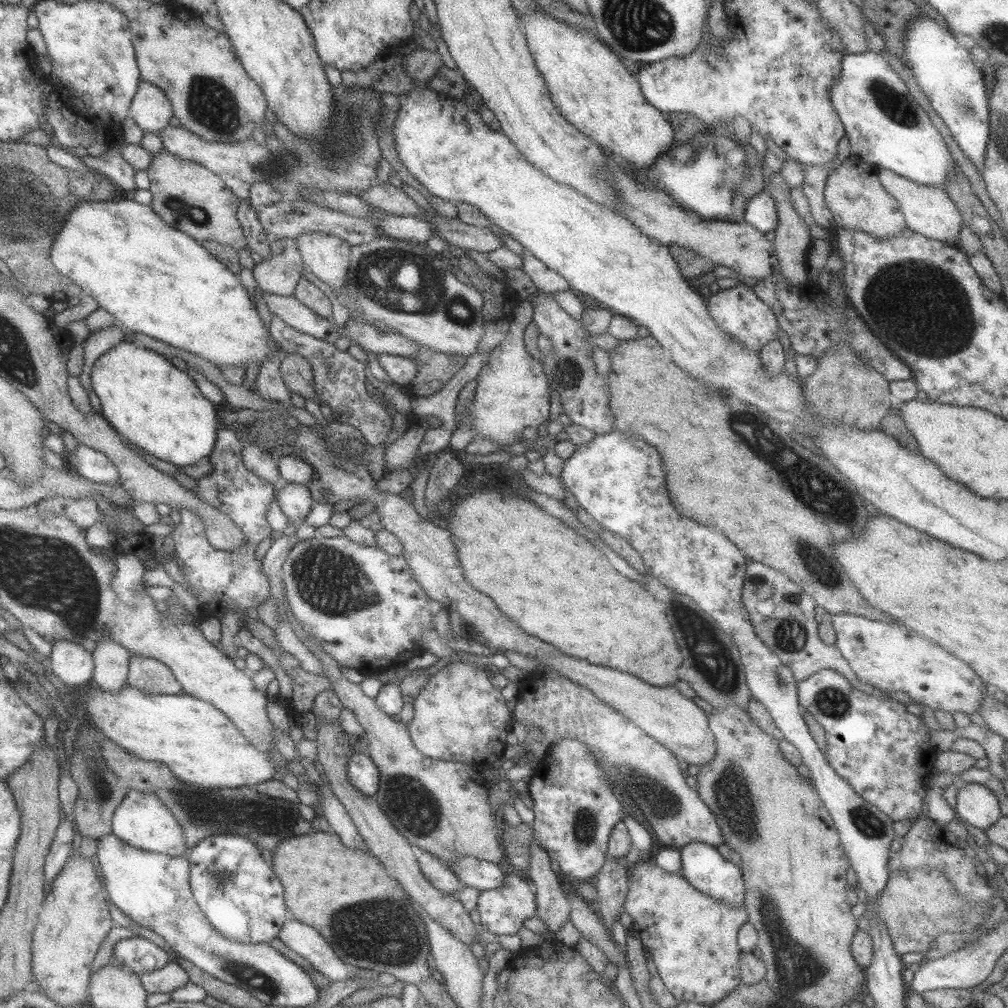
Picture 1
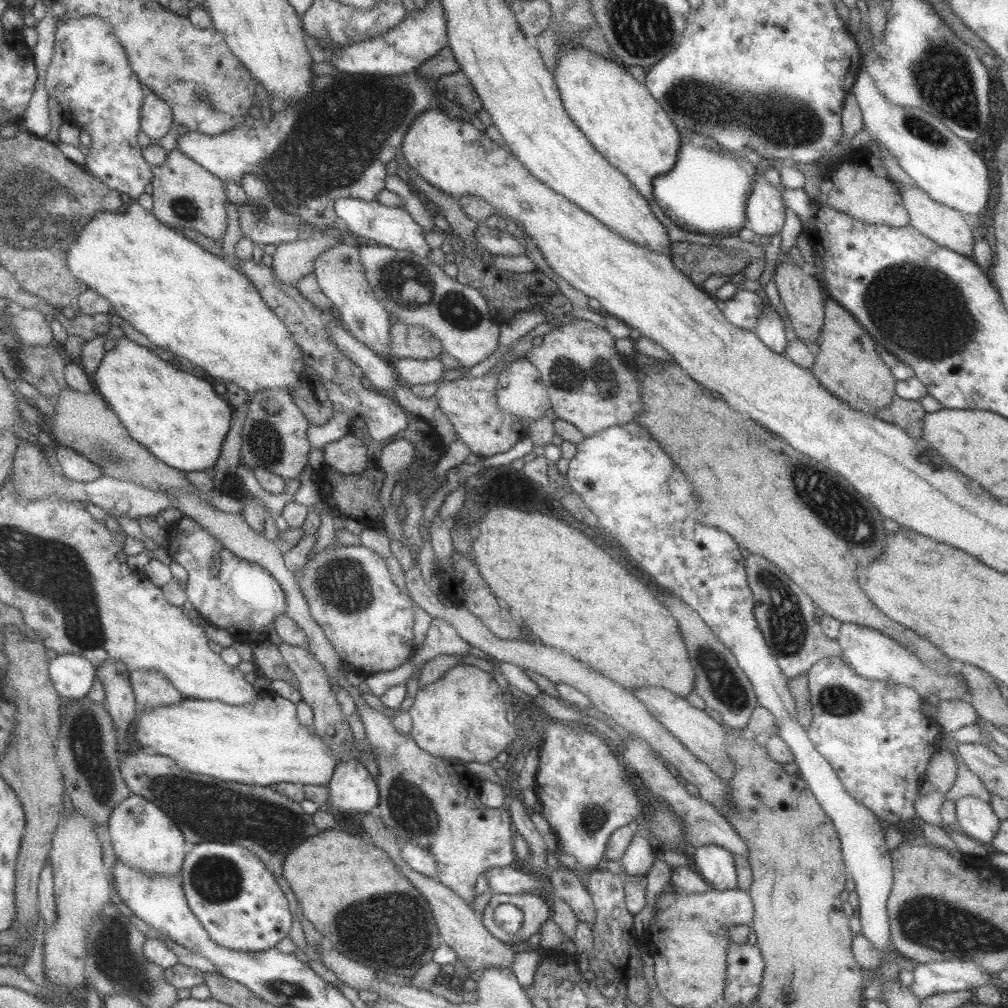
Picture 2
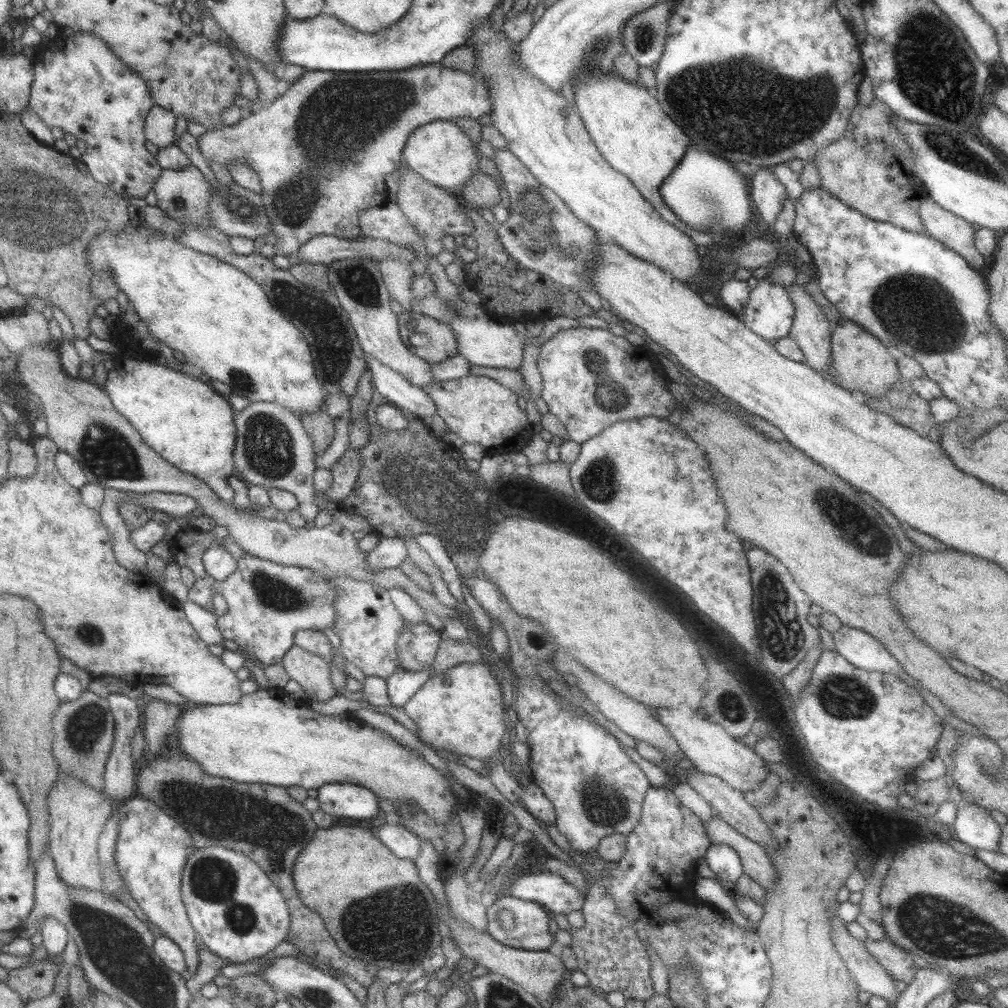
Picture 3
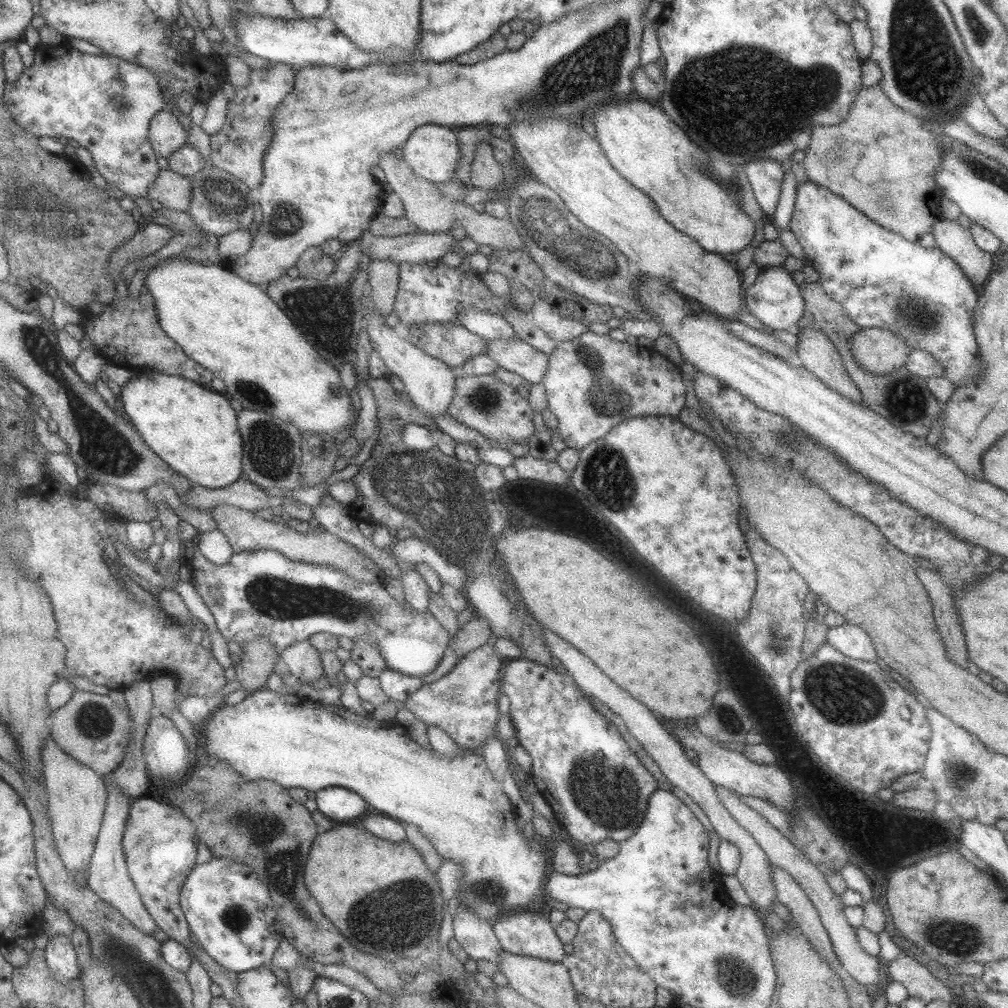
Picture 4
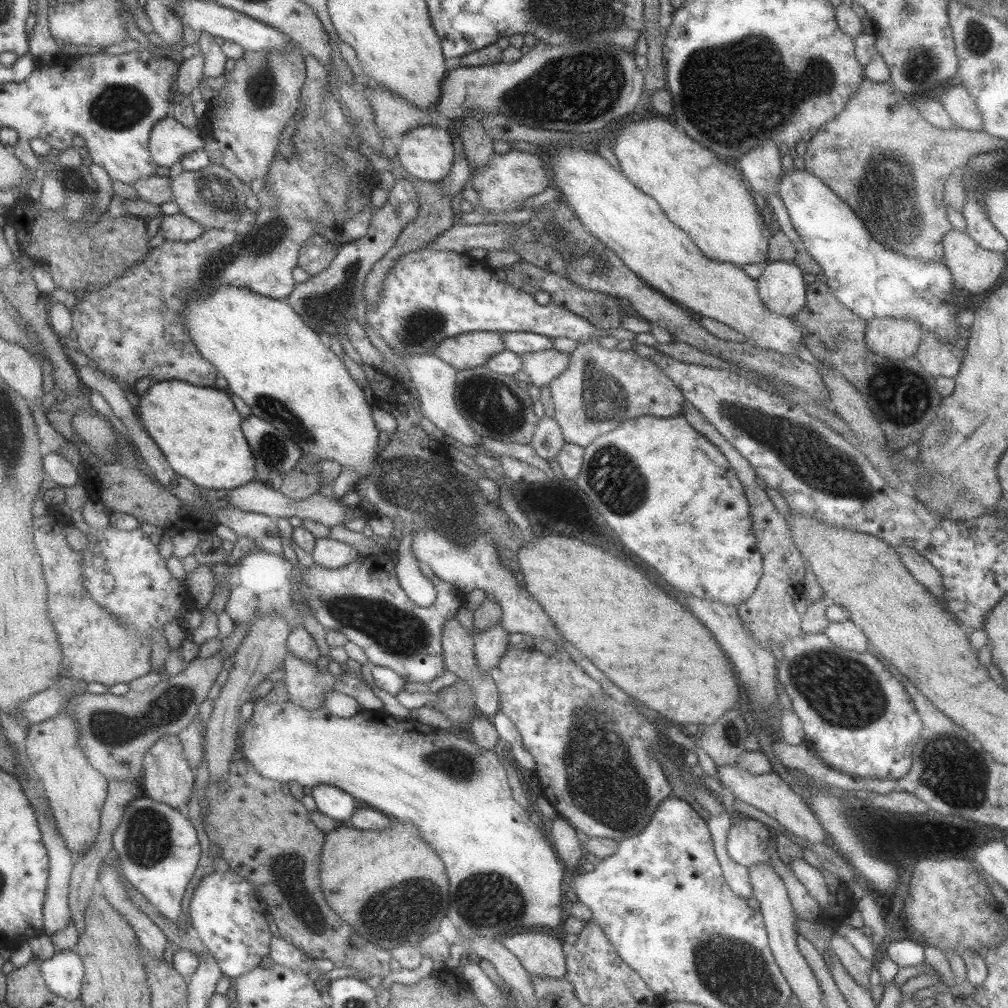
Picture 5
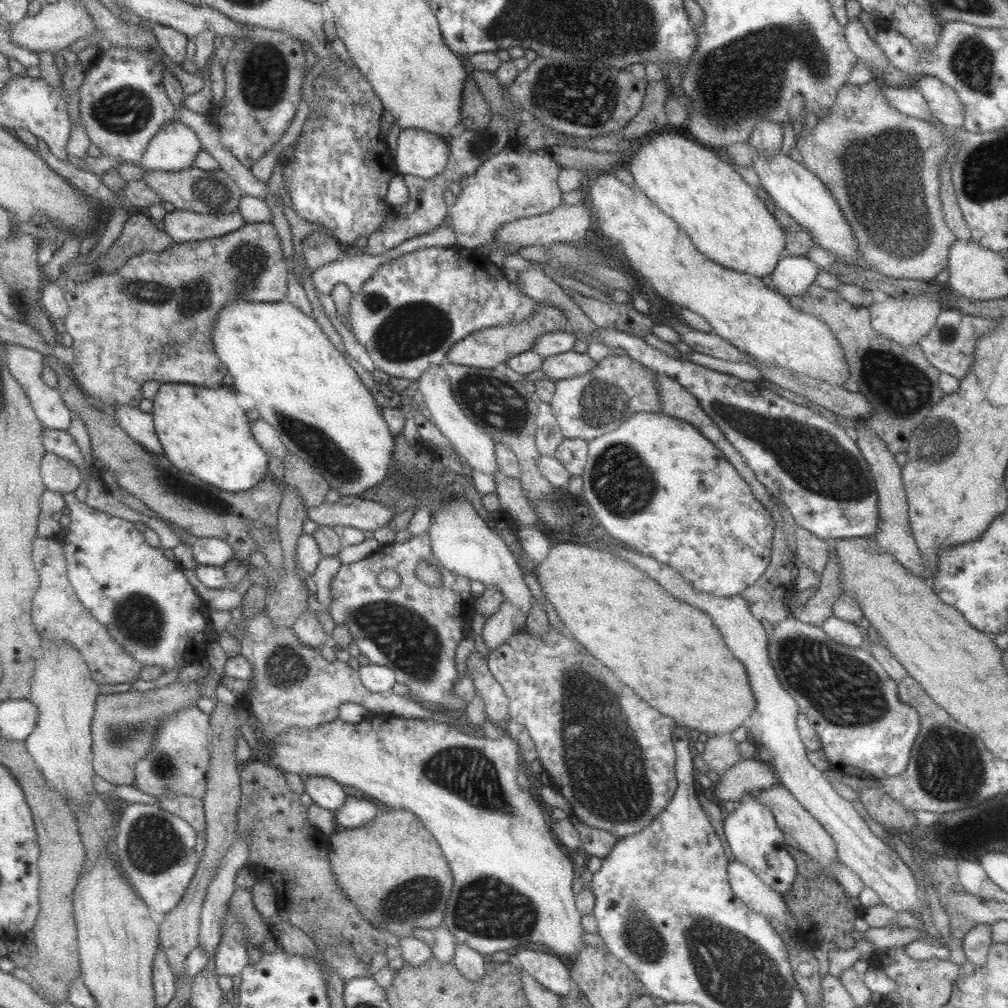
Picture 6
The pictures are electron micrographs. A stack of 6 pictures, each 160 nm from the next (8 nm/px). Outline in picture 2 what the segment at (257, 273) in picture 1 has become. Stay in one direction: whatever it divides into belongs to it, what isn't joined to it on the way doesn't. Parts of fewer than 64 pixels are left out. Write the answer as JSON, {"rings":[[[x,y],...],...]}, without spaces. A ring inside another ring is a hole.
{"rings":[[[315,235],[314,238],[295,240],[277,245],[271,256],[271,270],[279,282],[296,283],[313,270],[313,259],[321,252],[337,246],[337,236]]]}

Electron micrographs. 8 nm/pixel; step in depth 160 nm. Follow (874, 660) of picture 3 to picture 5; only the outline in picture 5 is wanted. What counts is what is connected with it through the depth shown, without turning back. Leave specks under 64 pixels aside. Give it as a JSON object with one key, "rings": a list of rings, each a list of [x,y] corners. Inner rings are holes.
{"rings":[[[849,620],[841,623],[828,622],[822,633],[833,645],[843,650],[859,653],[870,651],[864,632]]]}

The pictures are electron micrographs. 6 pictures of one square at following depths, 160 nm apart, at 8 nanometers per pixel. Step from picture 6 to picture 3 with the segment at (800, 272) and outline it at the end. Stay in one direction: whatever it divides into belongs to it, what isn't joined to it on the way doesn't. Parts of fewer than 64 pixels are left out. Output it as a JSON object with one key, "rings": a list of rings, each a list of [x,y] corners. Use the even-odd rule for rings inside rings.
{"rings":[[[759,279],[749,291],[739,318],[751,332],[771,343],[788,336],[793,311],[786,287]]]}

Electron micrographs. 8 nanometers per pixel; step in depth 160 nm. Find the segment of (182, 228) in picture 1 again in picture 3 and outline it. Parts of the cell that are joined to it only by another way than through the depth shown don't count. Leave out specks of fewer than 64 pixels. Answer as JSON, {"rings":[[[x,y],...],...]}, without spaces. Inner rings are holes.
{"rings":[[[189,164],[183,170],[163,169],[160,176],[155,180],[152,188],[156,196],[156,205],[165,216],[182,224],[198,224],[210,226],[208,219],[208,202],[211,187],[203,178],[201,172]]]}

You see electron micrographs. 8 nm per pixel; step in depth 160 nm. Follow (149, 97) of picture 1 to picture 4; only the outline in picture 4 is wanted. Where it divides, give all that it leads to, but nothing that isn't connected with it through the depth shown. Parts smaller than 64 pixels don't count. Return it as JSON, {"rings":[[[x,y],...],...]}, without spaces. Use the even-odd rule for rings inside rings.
{"rings":[[[161,110],[149,122],[148,140],[153,153],[166,159],[171,152],[186,145],[187,138],[177,118],[170,111]]]}

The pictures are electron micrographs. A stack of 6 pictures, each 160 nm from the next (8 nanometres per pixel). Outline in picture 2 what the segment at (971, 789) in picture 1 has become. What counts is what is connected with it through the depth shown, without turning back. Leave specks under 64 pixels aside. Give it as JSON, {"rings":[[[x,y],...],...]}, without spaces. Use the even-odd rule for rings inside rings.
{"rings":[[[962,796],[954,804],[956,828],[965,836],[989,846],[1000,823],[989,802],[974,796]]]}

